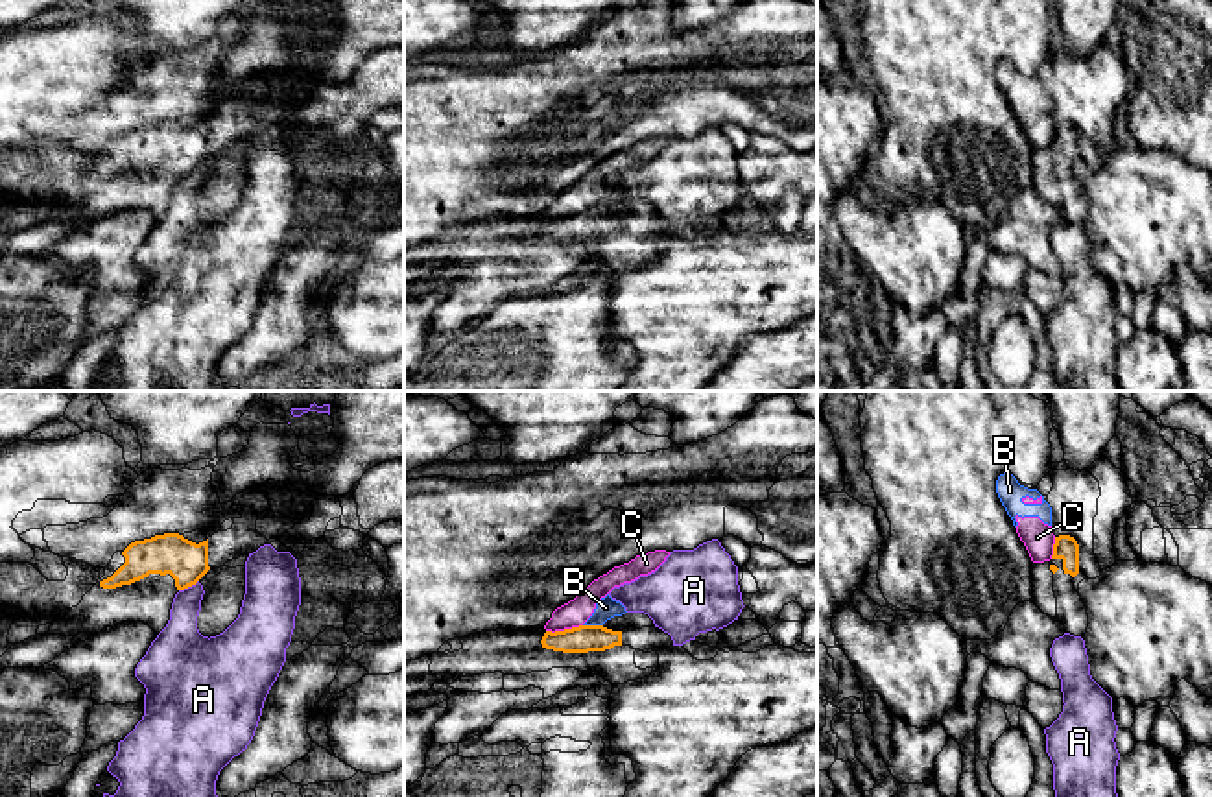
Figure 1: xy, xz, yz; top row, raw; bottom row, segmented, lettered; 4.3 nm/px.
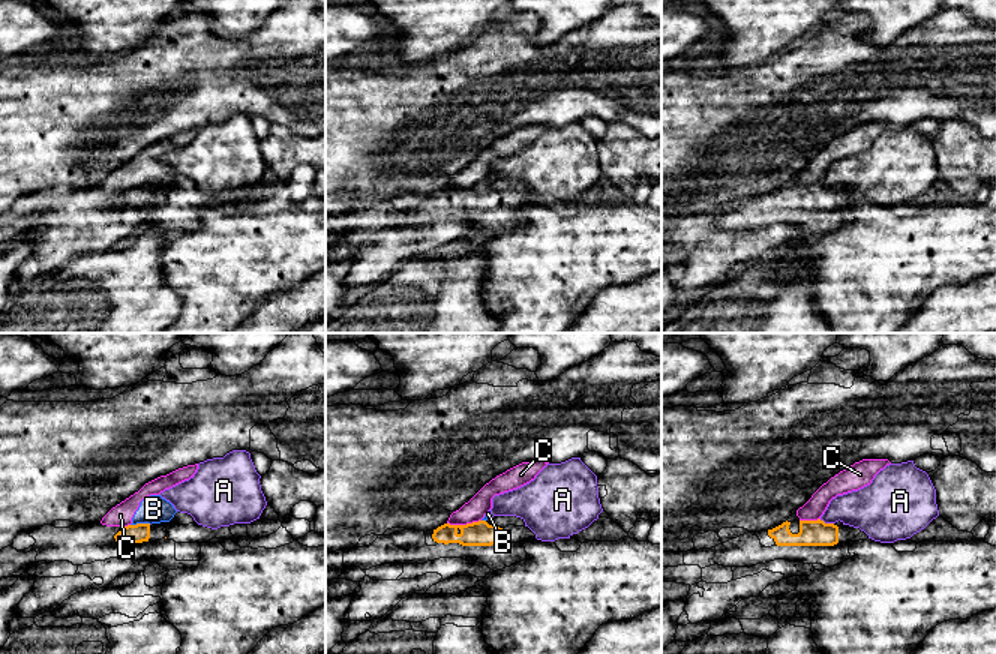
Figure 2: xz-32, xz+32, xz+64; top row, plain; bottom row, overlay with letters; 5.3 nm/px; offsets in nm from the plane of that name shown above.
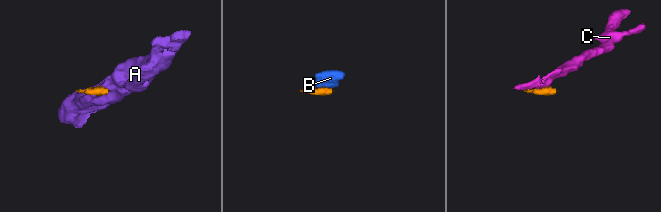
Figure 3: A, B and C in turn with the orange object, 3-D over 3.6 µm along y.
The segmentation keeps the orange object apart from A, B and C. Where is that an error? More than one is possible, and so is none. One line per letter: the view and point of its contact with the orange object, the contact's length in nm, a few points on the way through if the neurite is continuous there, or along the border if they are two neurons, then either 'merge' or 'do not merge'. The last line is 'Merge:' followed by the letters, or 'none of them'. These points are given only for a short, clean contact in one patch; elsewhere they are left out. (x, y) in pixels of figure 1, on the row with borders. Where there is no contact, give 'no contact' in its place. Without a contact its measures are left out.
A: contact xy (189, 585); length 100 nm; border xy (198, 580), (179, 591); do not merge
B: contact xz (593, 626); length 90 nm; border xz (583, 624), (602, 626); do not merge
C: contact xz (565, 630); length 160 nm; border xz (582, 624), (570, 630), (546, 631); do not merge
Merge: none of them

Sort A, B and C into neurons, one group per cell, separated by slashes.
A / B C

